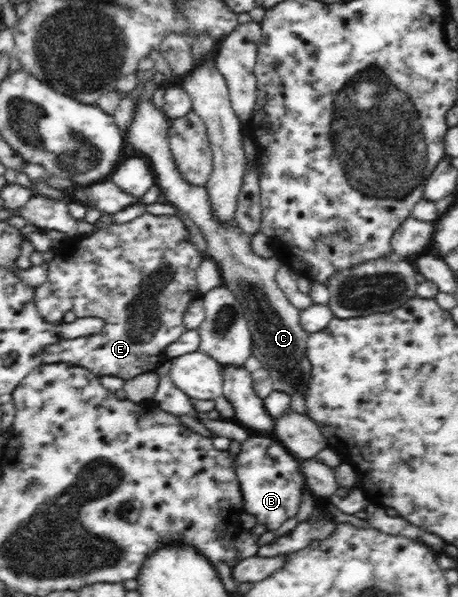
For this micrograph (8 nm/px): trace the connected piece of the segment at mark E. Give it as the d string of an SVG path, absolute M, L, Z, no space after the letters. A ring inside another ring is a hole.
M147 213L143 214L143 216L139 216L139 218L135 218L135 220L131 220L131 222L125 222L125 224L107 225L105 228L97 229L94 233L89 235L70 238L66 242L58 243L53 249L55 254L52 261L48 263L48 279L43 282L43 284L39 284L34 292L34 301L39 314L53 324L61 324L61 322L64 322L63 316L71 310L71 312L75 313L76 318L89 318L89 316L101 318L101 320L104 320L104 327L100 333L93 336L61 340L58 343L47 346L47 348L42 351L42 363L68 363L77 367L87 368L87 370L99 378L101 376L117 376L123 379L123 381L132 380L144 373L159 371L160 364L165 360L165 350L169 347L169 344L177 342L186 330L183 324L183 315L189 303L192 300L202 298L201 293L198 291L196 272L205 256L189 241L189 232L181 219L176 215L156 216Z

